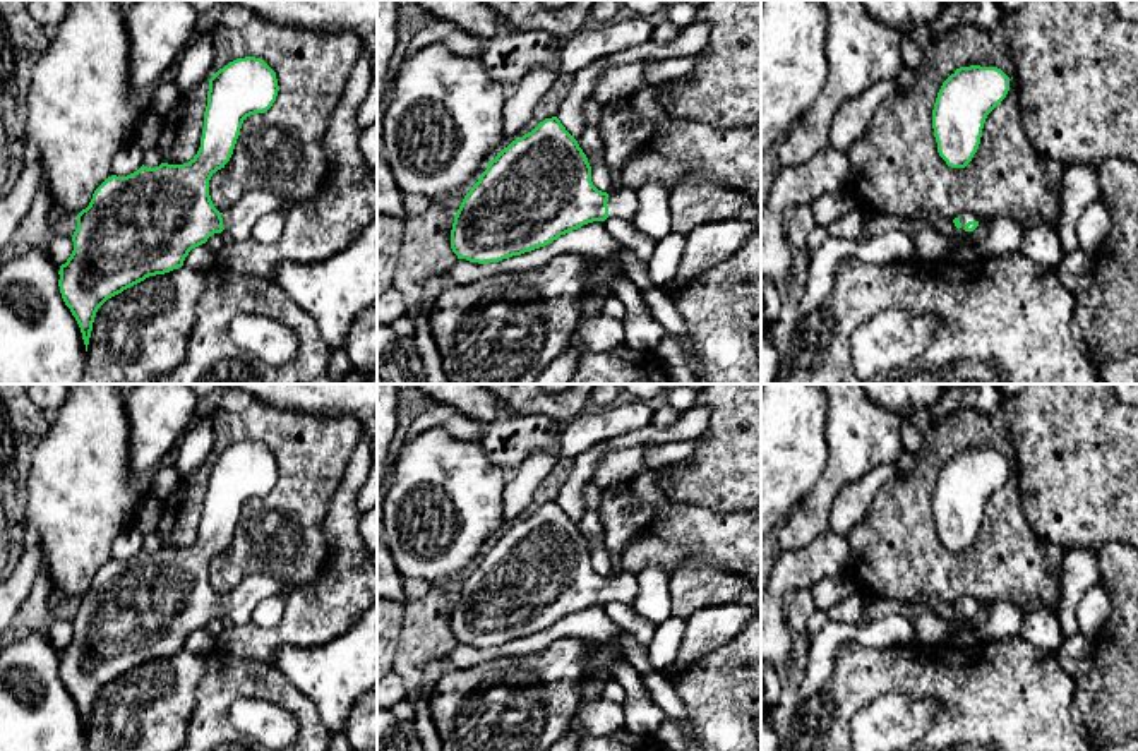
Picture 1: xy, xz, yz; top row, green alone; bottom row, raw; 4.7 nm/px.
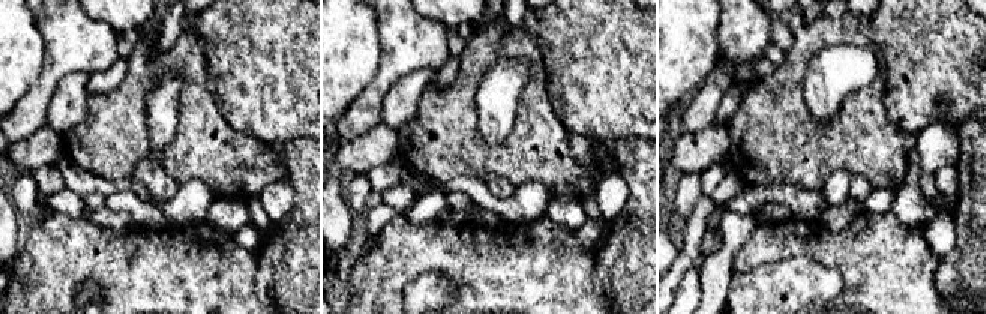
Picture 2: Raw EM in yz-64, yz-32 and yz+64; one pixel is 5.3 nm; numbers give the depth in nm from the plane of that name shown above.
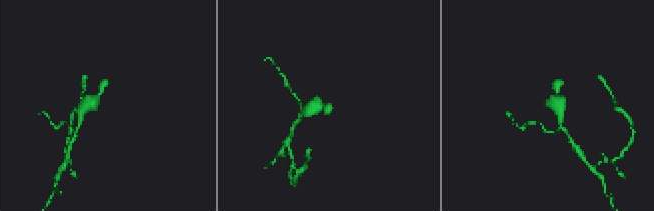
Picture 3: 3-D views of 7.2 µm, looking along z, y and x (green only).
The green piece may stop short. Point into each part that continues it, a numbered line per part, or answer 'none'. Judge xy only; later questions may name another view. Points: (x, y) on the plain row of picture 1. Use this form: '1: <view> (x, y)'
1: xy (239, 606)

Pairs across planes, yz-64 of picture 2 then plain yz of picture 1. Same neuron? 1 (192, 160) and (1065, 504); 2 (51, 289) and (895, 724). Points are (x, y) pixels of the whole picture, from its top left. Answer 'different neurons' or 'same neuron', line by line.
1: different neurons
2: different neurons

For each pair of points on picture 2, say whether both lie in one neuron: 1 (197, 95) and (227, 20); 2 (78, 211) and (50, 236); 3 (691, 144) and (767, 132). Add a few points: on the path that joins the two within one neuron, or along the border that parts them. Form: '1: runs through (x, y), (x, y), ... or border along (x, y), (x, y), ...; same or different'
1: border along (195, 38), (204, 62), (206, 86), (218, 104); different
2: border along (57, 212), (65, 212), (105, 229); different
3: border along (725, 125), (730, 134), (730, 152); different

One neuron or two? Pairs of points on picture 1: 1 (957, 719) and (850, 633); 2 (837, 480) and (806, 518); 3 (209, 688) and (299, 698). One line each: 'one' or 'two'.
1: two
2: one
3: one

